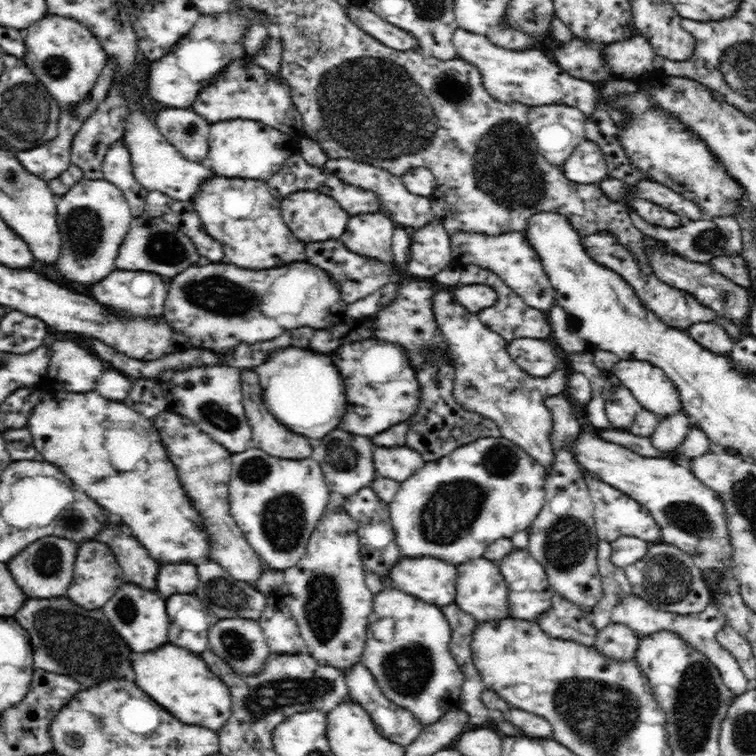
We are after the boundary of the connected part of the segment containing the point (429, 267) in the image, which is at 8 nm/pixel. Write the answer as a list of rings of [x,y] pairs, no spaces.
[[[435,220],[429,224],[425,224],[425,228],[412,231],[411,240],[414,244],[411,246],[408,263],[403,266],[403,271],[406,276],[418,279],[432,279],[443,269],[452,267],[456,264],[452,256],[452,243],[450,237],[447,231],[441,226],[440,222]]]

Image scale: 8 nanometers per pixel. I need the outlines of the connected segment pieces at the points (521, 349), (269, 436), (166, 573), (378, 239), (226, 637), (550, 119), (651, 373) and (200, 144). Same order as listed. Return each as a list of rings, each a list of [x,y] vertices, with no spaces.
[[[517,337],[506,345],[510,358],[524,372],[536,378],[546,378],[556,371],[558,358],[552,344],[535,337]]]
[[[241,368],[241,391],[243,394],[243,405],[245,406],[245,415],[252,429],[252,444],[256,448],[264,450],[268,454],[286,458],[290,460],[300,460],[311,456],[311,447],[304,436],[296,434],[291,430],[288,430],[283,424],[280,424],[273,415],[270,414],[264,401],[262,400],[262,386],[258,380],[258,375],[254,368]]]
[[[193,563],[160,564],[155,590],[166,598],[172,594],[192,594],[198,581],[199,574]]]
[[[382,210],[350,215],[341,240],[352,252],[390,262],[393,260],[392,237],[397,227],[398,224]]]
[[[249,618],[219,619],[210,627],[208,640],[209,648],[242,674],[259,673],[271,653],[259,621]]]
[[[559,104],[531,106],[528,120],[528,128],[537,142],[538,151],[553,165],[562,165],[567,158],[570,158],[574,149],[587,139],[585,131],[587,116],[576,107]]]
[[[621,359],[609,372],[624,383],[644,409],[660,418],[682,409],[676,385],[660,367],[646,361]]]
[[[168,108],[168,110],[162,110],[158,114],[158,120],[156,120],[156,126],[159,128],[159,131],[163,133],[172,145],[178,149],[178,152],[183,153],[188,160],[194,162],[200,162],[207,158],[209,150],[209,138],[211,126],[206,122],[206,119],[202,118],[199,113],[194,112],[193,110],[188,110],[188,108]]]

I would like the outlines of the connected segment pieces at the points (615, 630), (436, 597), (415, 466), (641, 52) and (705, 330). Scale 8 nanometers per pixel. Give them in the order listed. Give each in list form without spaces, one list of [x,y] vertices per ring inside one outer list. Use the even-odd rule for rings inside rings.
[[[611,622],[597,631],[594,645],[606,656],[627,661],[634,659],[640,639],[628,625]]]
[[[402,558],[388,572],[385,582],[394,582],[396,588],[403,589],[404,592],[412,596],[420,597],[430,604],[443,607],[455,602],[456,598],[456,578],[458,578],[459,569],[445,560],[436,558]]]
[[[406,445],[376,447],[375,460],[379,477],[389,478],[400,484],[425,465],[423,456]]]
[[[636,32],[636,35],[604,46],[604,59],[614,75],[622,75],[636,81],[638,76],[654,70],[654,58],[657,54],[648,39]]]
[[[714,321],[694,323],[686,329],[686,332],[703,348],[710,349],[715,353],[730,354],[735,343],[726,329]]]

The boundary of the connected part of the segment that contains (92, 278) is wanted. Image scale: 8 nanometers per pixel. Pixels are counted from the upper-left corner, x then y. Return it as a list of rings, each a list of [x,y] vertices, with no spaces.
[[[104,178],[80,179],[57,200],[59,230],[63,238],[58,270],[66,280],[94,284],[116,270],[117,252],[132,226],[131,206],[118,185]]]

